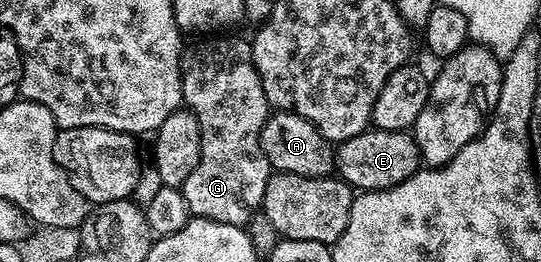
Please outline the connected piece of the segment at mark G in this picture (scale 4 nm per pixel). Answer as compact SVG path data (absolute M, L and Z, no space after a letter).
M206 36L185 47L182 52L182 101L198 117L202 129L200 160L180 187L191 215L195 218L216 220L220 224L245 227L259 213L264 200L264 188L272 173L260 145L260 136L272 107L264 96L260 76L254 67L254 51L251 43L230 36Z

